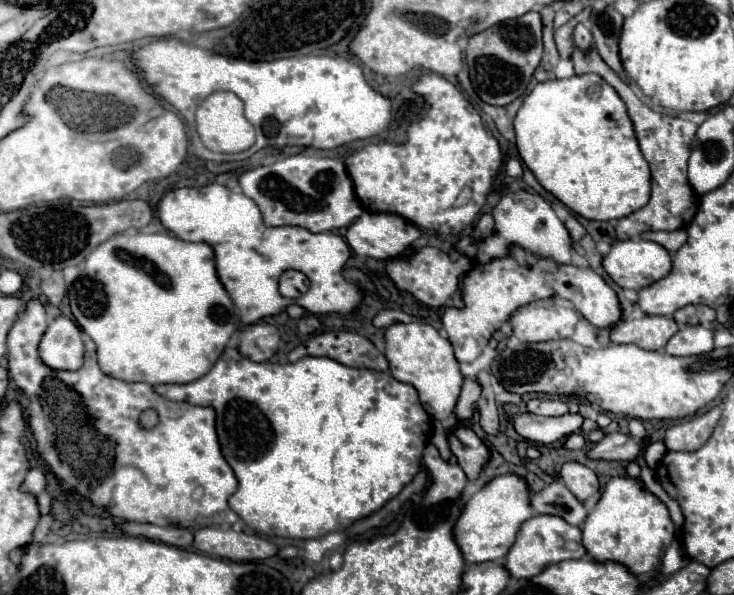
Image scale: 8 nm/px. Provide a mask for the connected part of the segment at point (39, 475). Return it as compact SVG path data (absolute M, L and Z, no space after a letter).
M29 470L23 484L21 484L21 492L27 492L27 494L33 494L33 496L39 496L41 492L45 490L45 470Z

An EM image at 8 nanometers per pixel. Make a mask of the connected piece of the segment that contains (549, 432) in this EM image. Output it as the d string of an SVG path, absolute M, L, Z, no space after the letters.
M531 412L525 414L517 414L513 418L515 422L515 430L537 444L553 444L561 438L567 438L569 434L581 430L583 424L583 416L581 414L563 414L563 416L555 416L555 418L547 418L547 416L537 416Z

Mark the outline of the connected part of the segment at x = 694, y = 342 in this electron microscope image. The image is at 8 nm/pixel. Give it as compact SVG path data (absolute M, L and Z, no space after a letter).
M703 326L681 328L665 346L671 356L697 356L713 350L713 332Z

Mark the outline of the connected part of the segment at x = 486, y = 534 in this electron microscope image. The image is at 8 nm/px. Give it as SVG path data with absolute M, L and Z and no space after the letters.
M503 474L493 478L485 484L461 510L459 520L453 526L453 538L465 558L467 564L481 564L481 562L503 562L507 550L515 542L515 534L519 526L531 518L529 506L529 488L525 480L515 474Z

